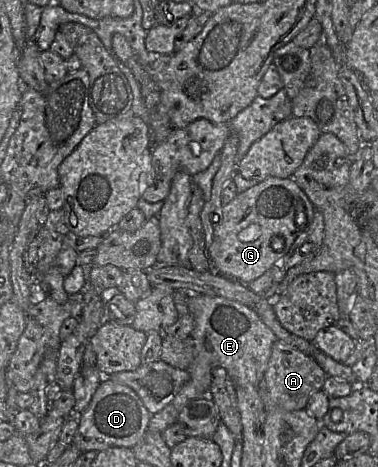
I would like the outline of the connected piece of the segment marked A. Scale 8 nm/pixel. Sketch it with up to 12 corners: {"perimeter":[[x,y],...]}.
{"perimeter":[[277,340],[258,385],[267,408],[304,410],[326,373]]}

